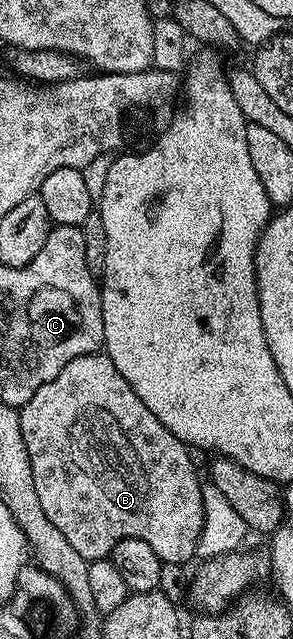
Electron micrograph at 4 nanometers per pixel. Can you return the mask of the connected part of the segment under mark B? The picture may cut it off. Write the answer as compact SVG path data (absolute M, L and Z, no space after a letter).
M104 354L76 356L71 362L67 362L67 366L63 366L63 370L59 370L59 374L55 374L51 382L35 390L31 402L20 408L19 419L23 442L27 446L27 454L31 462L31 474L35 478L35 494L39 494L39 504L43 506L43 512L47 514L47 518L51 518L59 534L63 534L63 538L67 538L67 542L71 542L73 549L78 554L83 554L85 560L104 561L112 553L118 540L127 538L139 538L147 542L147 546L155 550L162 564L188 565L189 559L197 556L199 534L203 530L203 494L201 493L203 480L197 477L197 468L189 457L190 449L182 440L175 438L175 434L171 434L171 430L167 430L167 426L163 426L163 422L159 422L159 418L155 418L155 414L151 414L151 410L147 410L143 402L139 402L139 394L135 394L127 378L123 378L123 374L115 370L115 362L111 362L109 356Z

